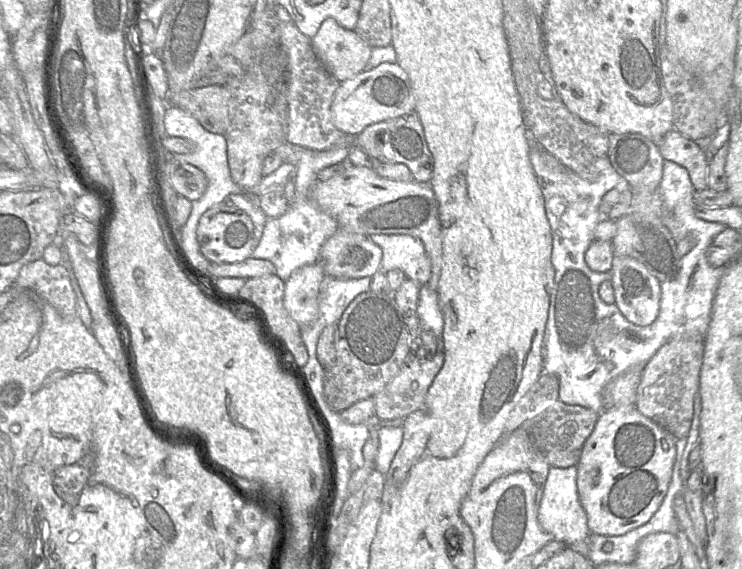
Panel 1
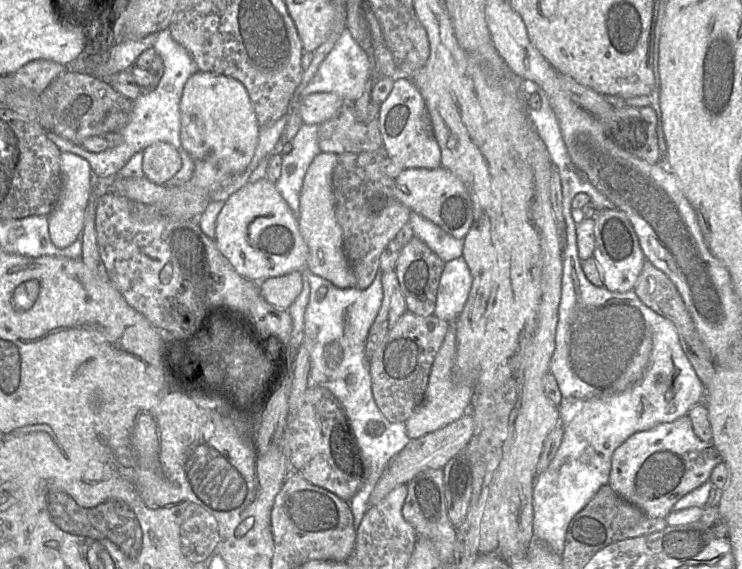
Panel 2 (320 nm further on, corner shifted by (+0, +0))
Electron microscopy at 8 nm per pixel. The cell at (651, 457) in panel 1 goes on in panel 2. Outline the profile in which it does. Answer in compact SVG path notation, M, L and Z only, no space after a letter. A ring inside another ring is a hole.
M688 415L673 422L659 424L639 431L623 442L612 456L608 485L624 500L641 509L652 518L666 518L672 507L683 496L710 480L713 468L723 461L713 443L701 441L694 433Z

